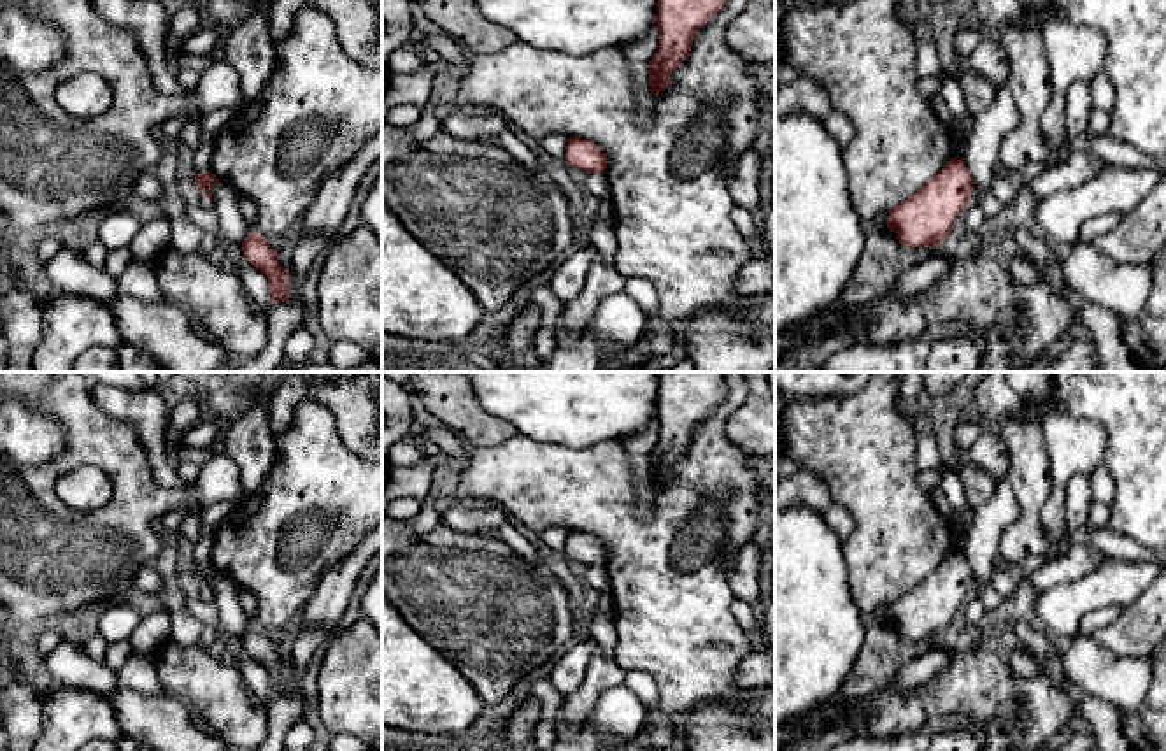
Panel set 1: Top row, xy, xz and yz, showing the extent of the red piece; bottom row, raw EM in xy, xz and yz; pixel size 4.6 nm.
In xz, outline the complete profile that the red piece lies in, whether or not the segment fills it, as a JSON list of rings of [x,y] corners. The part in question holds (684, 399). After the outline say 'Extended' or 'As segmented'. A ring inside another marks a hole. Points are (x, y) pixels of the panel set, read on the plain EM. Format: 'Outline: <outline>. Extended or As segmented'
Outline: [[[661,372],[656,423],[659,439],[649,454],[651,486],[659,488],[686,453],[698,425],[724,400],[724,372]]]. As segmented

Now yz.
Outline: [[[956,549],[928,577],[889,604],[887,621],[905,640],[938,642],[970,597],[973,581],[966,556]]]. As segmented

